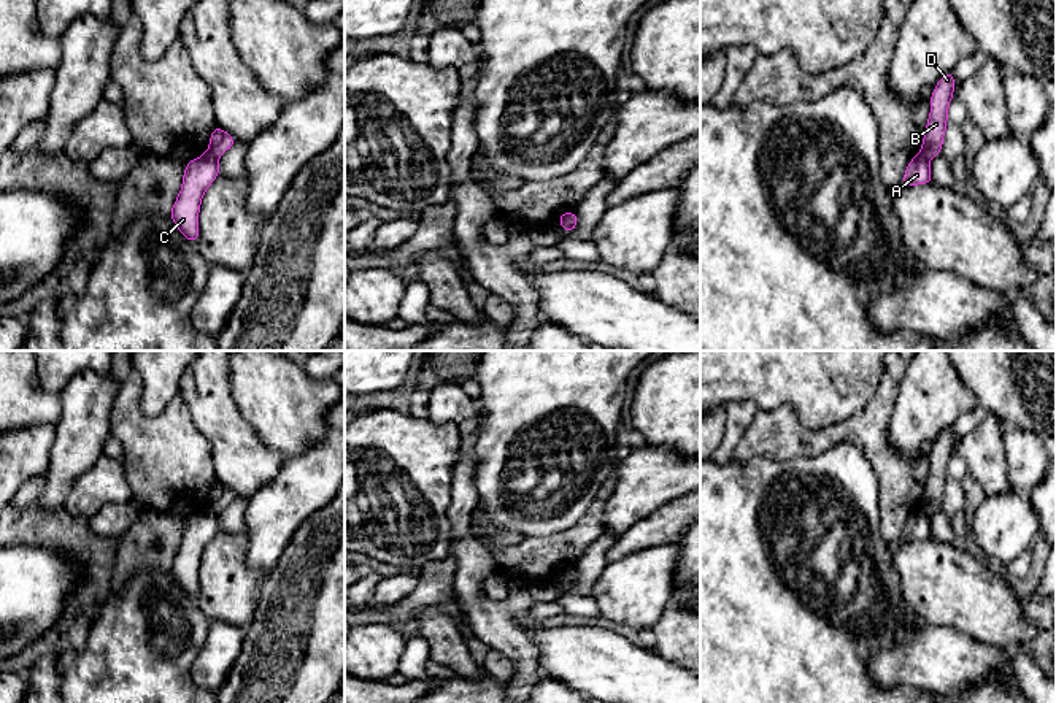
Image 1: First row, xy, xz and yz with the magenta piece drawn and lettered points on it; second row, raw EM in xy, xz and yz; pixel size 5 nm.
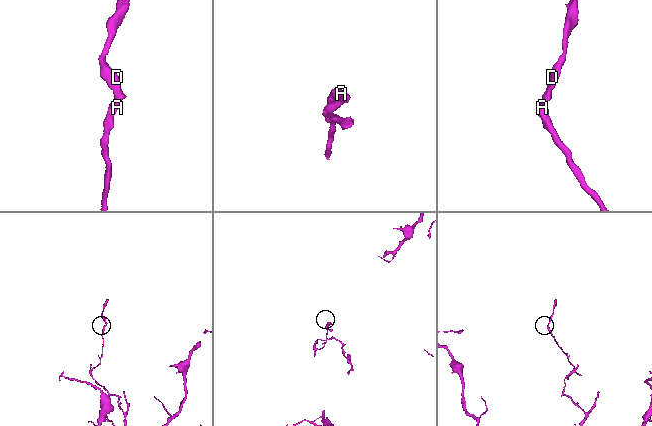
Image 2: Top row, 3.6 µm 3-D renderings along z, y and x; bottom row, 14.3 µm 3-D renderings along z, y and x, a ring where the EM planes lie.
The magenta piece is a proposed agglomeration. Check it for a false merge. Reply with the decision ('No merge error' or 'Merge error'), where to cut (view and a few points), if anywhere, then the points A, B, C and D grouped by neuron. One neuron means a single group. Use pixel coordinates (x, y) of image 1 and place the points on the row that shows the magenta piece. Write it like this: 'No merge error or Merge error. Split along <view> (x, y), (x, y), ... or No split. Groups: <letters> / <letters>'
Merge error. Split along xy (207, 153), (216, 159). Groups: A C / B D

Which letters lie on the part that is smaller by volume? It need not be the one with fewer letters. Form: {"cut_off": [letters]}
{"cut_off": ["B", "D"]}

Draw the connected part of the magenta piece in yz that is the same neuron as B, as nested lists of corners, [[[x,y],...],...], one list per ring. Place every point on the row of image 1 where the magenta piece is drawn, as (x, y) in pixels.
[[[953,70],[946,71],[931,95],[931,114],[924,130],[921,154],[927,159],[942,152],[943,135],[948,124],[946,109],[954,94]]]

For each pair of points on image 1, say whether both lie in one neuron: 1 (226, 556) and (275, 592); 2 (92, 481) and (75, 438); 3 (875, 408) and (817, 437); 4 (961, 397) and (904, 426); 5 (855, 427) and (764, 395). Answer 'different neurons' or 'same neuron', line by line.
1: different neurons
2: different neurons
3: same neuron
4: same neuron
5: different neurons

